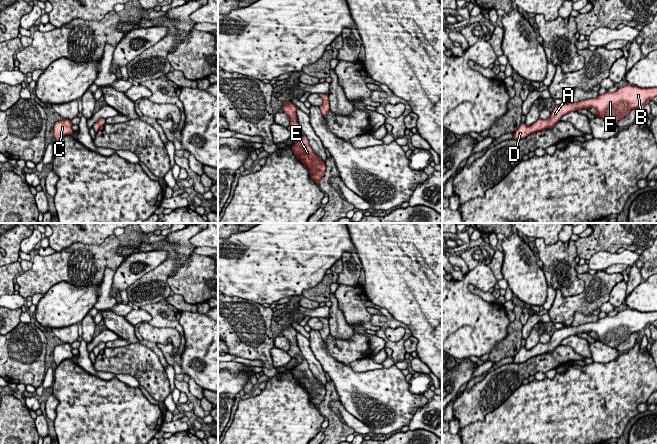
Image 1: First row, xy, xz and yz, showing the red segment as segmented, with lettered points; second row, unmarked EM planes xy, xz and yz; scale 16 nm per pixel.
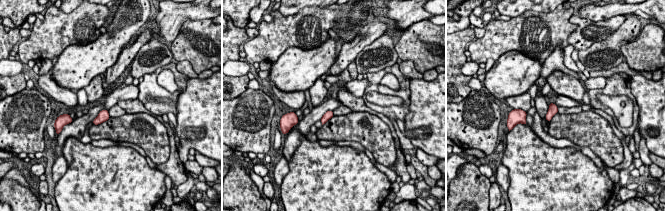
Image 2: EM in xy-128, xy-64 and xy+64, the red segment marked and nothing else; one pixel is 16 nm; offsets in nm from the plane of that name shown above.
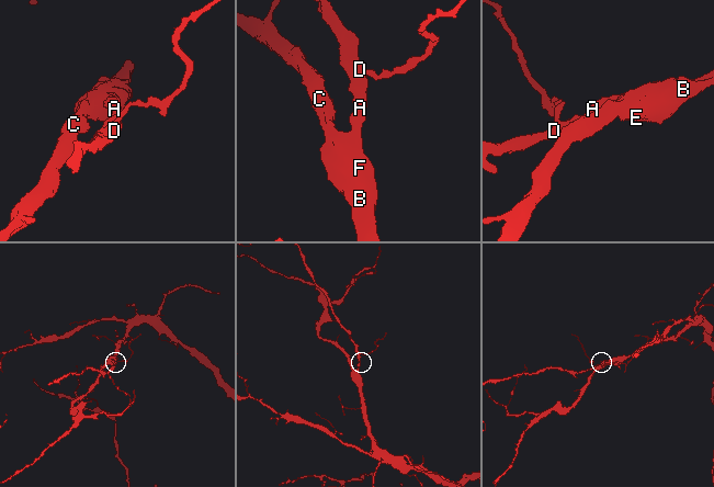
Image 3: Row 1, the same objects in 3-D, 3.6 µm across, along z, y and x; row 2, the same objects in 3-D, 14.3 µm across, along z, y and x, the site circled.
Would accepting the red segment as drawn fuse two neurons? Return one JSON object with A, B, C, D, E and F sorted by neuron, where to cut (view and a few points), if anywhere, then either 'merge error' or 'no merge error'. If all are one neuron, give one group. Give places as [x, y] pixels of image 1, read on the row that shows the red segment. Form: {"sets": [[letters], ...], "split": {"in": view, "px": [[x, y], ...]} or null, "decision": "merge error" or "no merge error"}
{"sets": [["A", "B", "C", "D", "E", "F"]], "split": null, "decision": "no merge error"}

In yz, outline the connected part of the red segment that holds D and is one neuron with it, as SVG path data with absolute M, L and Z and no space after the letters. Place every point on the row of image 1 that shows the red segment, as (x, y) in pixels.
M625 84L619 87L617 91L598 95L597 98L576 103L563 102L554 108L547 120L539 118L530 126L521 123L520 127L514 132L512 139L523 139L532 133L553 128L563 115L579 109L595 108L597 110L595 117L617 125L617 122L626 117L631 110L641 107L656 96L657 87L641 88Z

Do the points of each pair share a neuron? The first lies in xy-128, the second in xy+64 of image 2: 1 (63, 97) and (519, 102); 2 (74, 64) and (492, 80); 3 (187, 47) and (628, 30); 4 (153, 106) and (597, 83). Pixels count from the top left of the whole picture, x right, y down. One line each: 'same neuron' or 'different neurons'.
1: same neuron
2: same neuron
3: different neurons
4: different neurons

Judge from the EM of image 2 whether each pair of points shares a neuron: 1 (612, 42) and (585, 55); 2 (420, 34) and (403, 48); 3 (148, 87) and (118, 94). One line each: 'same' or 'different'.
1: same
2: same
3: different

